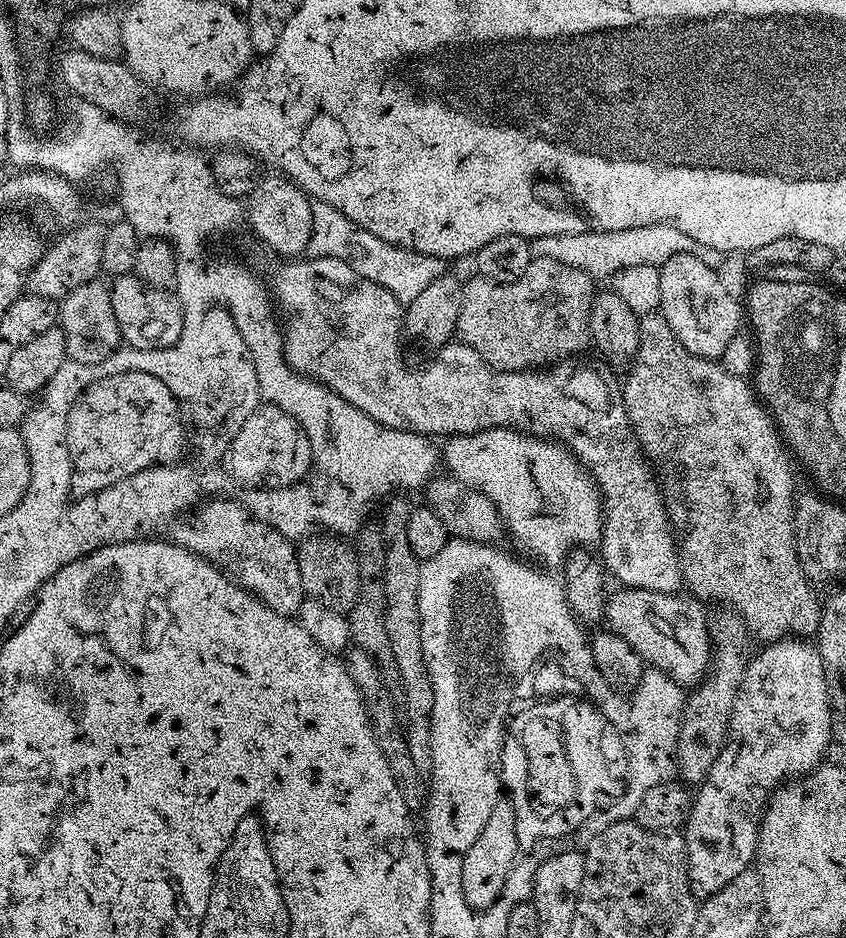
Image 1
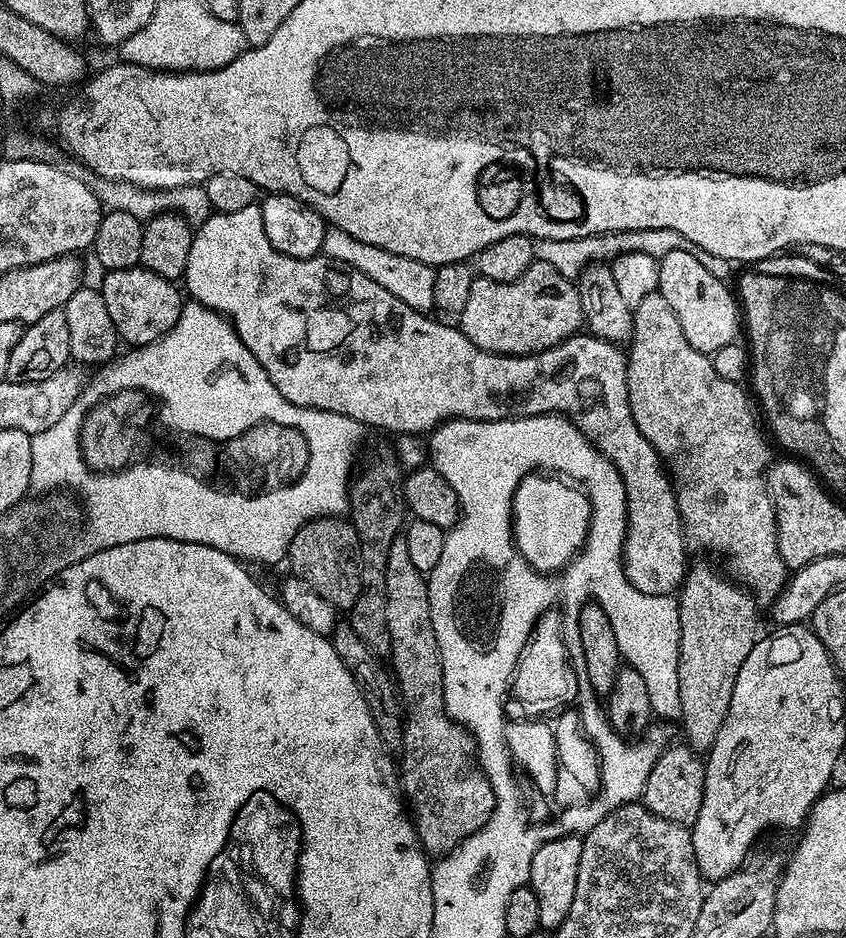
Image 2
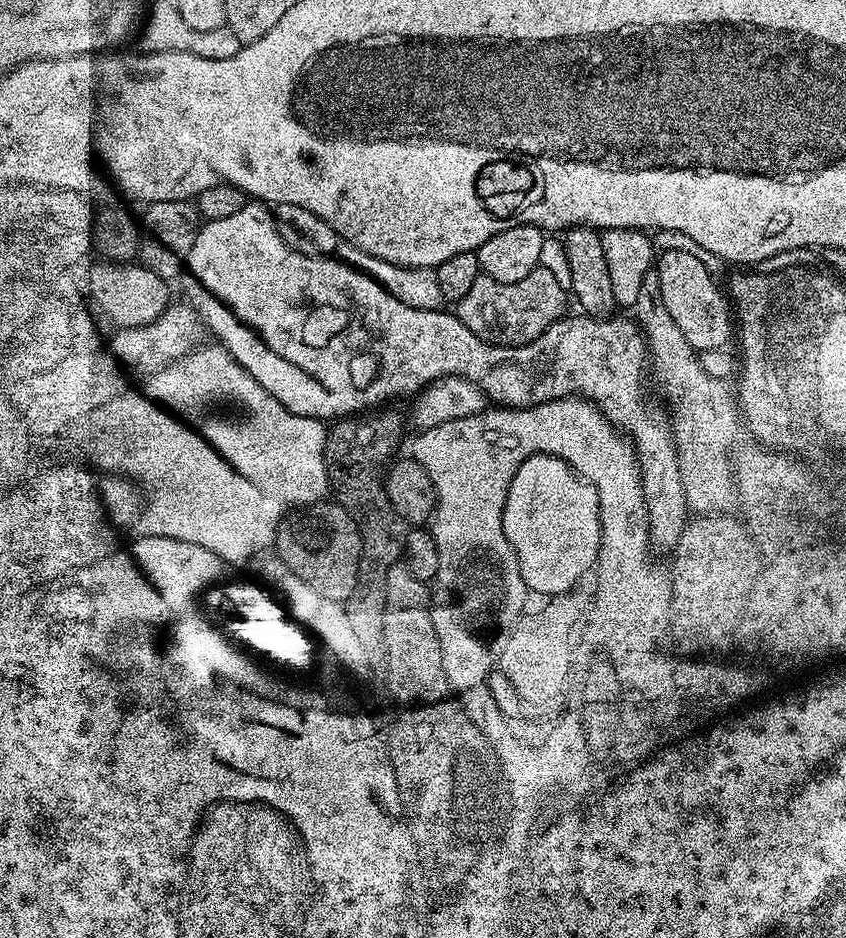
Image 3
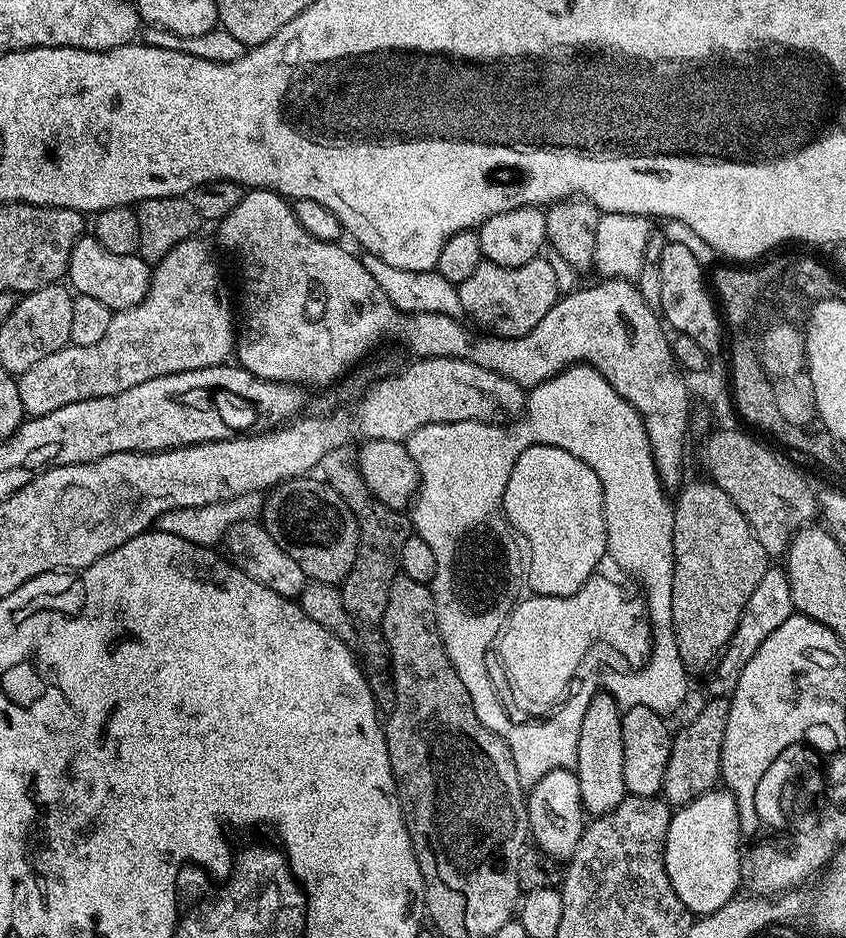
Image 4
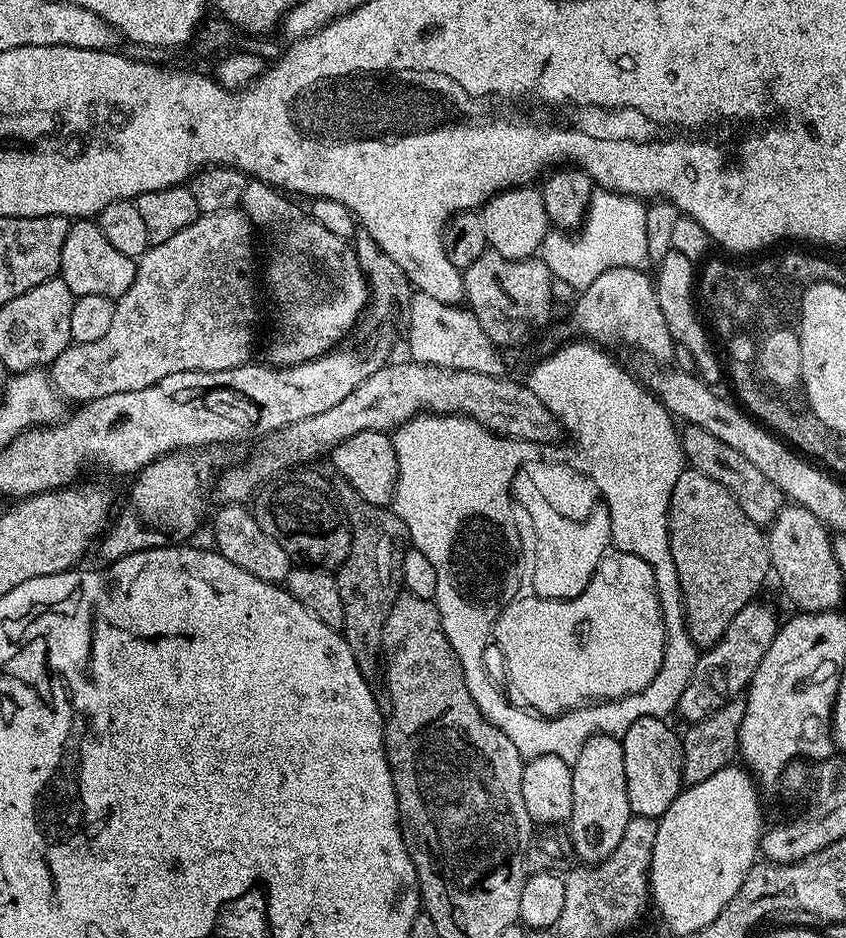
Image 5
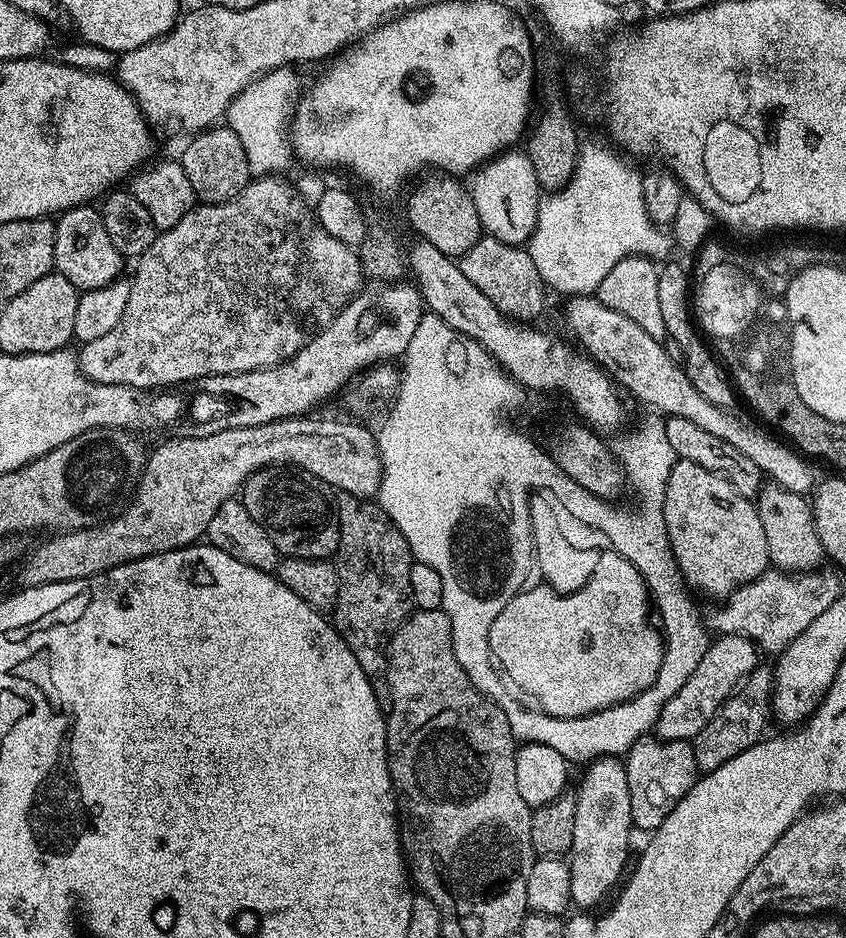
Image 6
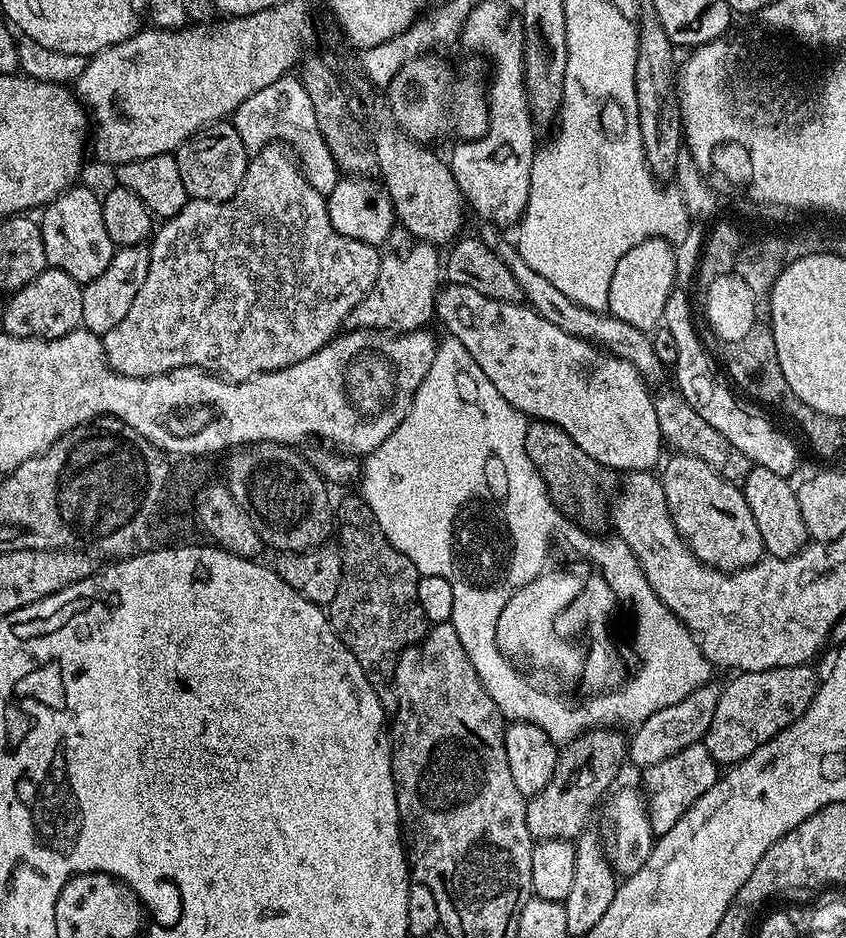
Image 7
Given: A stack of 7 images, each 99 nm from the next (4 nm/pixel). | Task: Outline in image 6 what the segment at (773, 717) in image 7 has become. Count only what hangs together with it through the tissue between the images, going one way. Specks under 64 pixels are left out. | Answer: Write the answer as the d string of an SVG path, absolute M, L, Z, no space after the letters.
M757 666L740 683L735 693L729 696L728 701L716 711L714 718L710 718L710 722L706 722L706 726L702 726L702 730L696 735L695 740L691 741L696 767L701 773L718 770L718 766L730 762L730 758L734 758L734 754L760 743L765 735L764 727L768 724L768 716L770 720L773 683L773 673L769 669L767 672L764 666Z

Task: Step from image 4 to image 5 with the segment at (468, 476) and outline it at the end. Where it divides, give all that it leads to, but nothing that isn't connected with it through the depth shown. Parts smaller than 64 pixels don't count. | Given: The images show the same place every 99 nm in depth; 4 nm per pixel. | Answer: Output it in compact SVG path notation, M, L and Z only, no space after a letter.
M421 414L395 429L392 445L400 471L394 511L408 528L411 547L422 550L422 554L430 558L434 570L438 570L434 603L442 630L462 666L466 690L470 690L470 698L474 698L480 713L498 726L510 742L514 742L518 754L525 761L532 760L535 757L532 753L532 728L542 728L545 717L512 704L505 689L499 683L495 684L494 676L487 672L483 662L486 646L493 639L496 620L500 612L521 595L520 579L526 576L526 560L520 557L520 532L516 529L517 509L512 495L512 483L521 466L521 461L516 460L517 441L497 436L477 420L469 420L463 414Z

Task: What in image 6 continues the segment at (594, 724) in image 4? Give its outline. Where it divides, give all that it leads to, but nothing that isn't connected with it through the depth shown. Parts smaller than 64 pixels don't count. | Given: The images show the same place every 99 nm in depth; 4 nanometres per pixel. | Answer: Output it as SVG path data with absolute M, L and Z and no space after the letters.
M601 756L591 761L583 772L580 789L574 793L574 842L570 853L570 894L576 906L596 903L619 880L620 875L621 878L625 875L629 867L628 843L634 833L624 760Z

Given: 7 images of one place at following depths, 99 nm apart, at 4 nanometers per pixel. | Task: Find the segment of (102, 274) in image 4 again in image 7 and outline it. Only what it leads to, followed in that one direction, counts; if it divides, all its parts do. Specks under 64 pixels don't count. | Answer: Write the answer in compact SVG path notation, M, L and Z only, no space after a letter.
M73 186L61 192L57 200L43 209L38 223L42 230L42 246L46 246L46 258L49 265L74 278L85 285L90 283L106 266L110 266L110 258L114 245L110 234L106 234L106 226L102 219L101 197L95 196L88 188Z

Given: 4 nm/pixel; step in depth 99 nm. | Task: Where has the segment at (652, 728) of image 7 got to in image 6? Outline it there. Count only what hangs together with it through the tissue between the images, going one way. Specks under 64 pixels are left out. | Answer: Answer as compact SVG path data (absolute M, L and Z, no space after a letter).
M720 634L709 643L702 662L698 662L694 674L686 678L682 690L662 706L662 714L656 719L655 735L664 740L693 741L696 735L714 718L716 711L735 693L740 683L758 666L756 660L757 645L741 634Z

